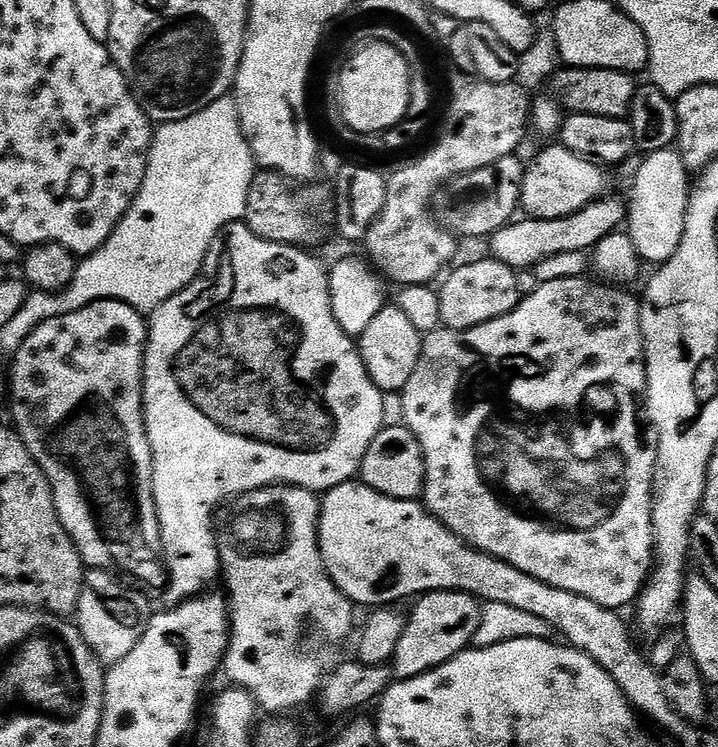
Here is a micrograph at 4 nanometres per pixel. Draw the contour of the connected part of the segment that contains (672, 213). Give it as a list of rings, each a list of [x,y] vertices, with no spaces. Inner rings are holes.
[[[672,148],[647,153],[643,159],[640,169],[636,172],[636,181],[632,184],[632,201],[629,199],[626,204],[626,233],[633,240],[641,261],[648,263],[649,260],[652,266],[659,266],[676,253],[682,242],[682,234],[686,230],[690,169],[684,164],[684,159],[680,157],[679,151]]]

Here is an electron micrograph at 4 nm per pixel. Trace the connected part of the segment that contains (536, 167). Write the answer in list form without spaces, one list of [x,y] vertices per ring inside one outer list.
[[[552,142],[531,161],[527,161],[520,187],[520,208],[533,220],[566,218],[609,191],[608,176],[597,161],[580,156],[559,142]]]

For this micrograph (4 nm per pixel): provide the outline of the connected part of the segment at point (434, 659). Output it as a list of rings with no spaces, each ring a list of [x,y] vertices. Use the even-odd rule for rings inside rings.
[[[430,592],[415,601],[416,604],[408,616],[408,625],[398,642],[398,650],[392,656],[390,667],[397,681],[409,680],[415,676],[421,676],[423,672],[429,672],[432,668],[442,666],[450,662],[460,652],[465,651],[471,645],[474,638],[474,630],[478,630],[480,621],[481,601],[468,592]]]

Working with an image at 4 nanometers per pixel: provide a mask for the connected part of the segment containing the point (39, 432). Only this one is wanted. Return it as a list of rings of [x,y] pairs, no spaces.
[[[95,300],[82,310],[74,310],[70,314],[50,318],[50,322],[42,322],[42,326],[35,328],[22,342],[20,349],[11,357],[12,416],[16,419],[14,421],[16,431],[20,433],[22,442],[26,442],[26,450],[30,450],[30,454],[34,454],[38,466],[42,466],[42,470],[50,482],[58,518],[64,529],[70,534],[72,541],[76,543],[76,548],[80,551],[85,565],[89,569],[102,568],[113,574],[119,574],[121,577],[133,576],[137,580],[137,582],[135,581],[137,585],[145,584],[145,586],[140,585],[145,589],[163,589],[166,584],[166,565],[162,559],[160,523],[154,502],[152,451],[144,425],[144,347],[147,344],[148,326],[145,317],[126,302],[117,300]]]

